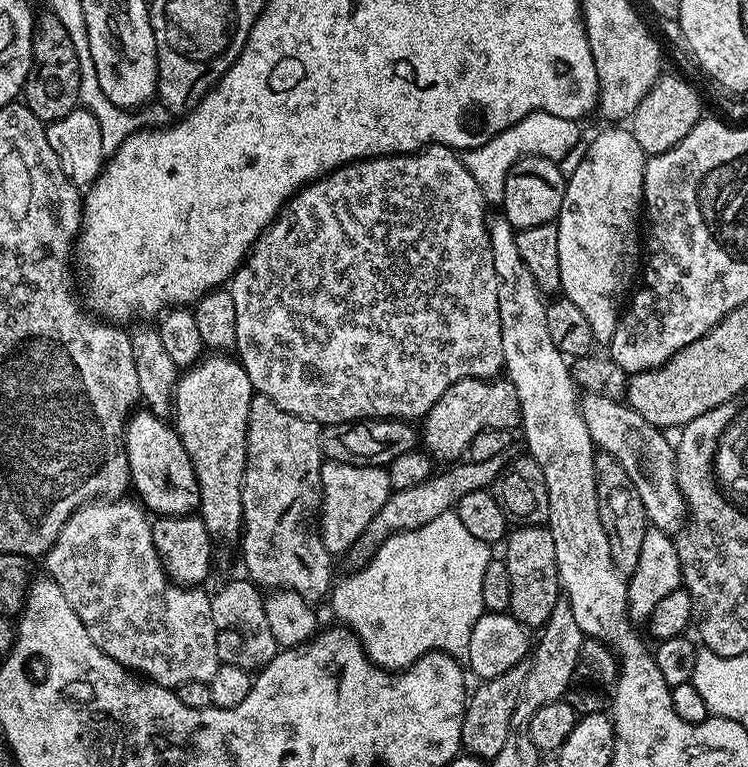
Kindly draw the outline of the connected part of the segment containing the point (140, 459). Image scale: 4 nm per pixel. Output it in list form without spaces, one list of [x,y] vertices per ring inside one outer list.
[[[136,410],[124,425],[124,453],[128,456],[131,487],[144,496],[142,504],[149,513],[187,516],[200,507],[200,491],[186,446],[178,438],[175,427],[147,410]]]

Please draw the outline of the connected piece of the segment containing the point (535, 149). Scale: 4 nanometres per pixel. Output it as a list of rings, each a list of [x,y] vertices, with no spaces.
[[[531,112],[526,118],[514,122],[502,134],[489,136],[488,141],[477,148],[467,149],[463,153],[462,159],[466,170],[470,170],[474,182],[482,190],[485,201],[489,205],[503,205],[504,191],[506,190],[506,174],[523,156],[541,156],[547,160],[560,161],[570,154],[581,143],[580,140],[581,125],[570,118],[558,118],[558,114],[546,114],[545,112]]]

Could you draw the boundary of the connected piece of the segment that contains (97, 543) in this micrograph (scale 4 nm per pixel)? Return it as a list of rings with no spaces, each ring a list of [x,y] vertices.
[[[101,498],[90,500],[80,508],[76,508],[70,514],[70,518],[62,526],[54,546],[43,557],[42,563],[48,567],[47,575],[51,583],[57,584],[62,590],[64,600],[70,602],[74,614],[78,614],[80,624],[86,626],[88,638],[104,651],[106,656],[117,660],[124,668],[129,669],[141,677],[152,681],[153,685],[175,690],[182,682],[208,682],[214,678],[214,674],[220,669],[218,658],[218,646],[216,645],[216,631],[210,614],[212,605],[211,595],[200,586],[185,586],[174,583],[164,571],[164,564],[160,561],[158,550],[152,541],[152,525],[150,516],[139,503],[131,504],[128,498]]]

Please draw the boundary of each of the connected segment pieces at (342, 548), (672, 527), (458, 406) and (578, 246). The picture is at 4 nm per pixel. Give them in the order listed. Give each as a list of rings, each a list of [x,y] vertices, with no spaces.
[[[325,460],[320,475],[320,515],[318,527],[326,550],[333,554],[347,553],[355,540],[370,526],[374,514],[386,506],[394,489],[387,467],[350,466],[346,462]]]
[[[590,392],[581,395],[580,413],[586,422],[586,430],[590,430],[593,445],[599,451],[618,458],[618,462],[622,462],[622,470],[630,474],[630,482],[634,482],[642,498],[649,525],[669,534],[679,533],[686,523],[686,505],[676,481],[673,441],[668,441],[661,429],[646,422],[646,418],[629,408],[627,403],[602,398],[602,394]]]
[[[466,378],[454,382],[434,406],[422,417],[424,432],[422,428],[422,448],[432,457],[433,461],[448,460],[444,462],[456,462],[467,453],[470,442],[474,442],[477,434],[482,434],[482,430],[513,430],[520,428],[520,419],[522,418],[522,406],[518,402],[518,390],[514,390],[511,380],[507,378],[493,378],[491,380],[479,380],[478,378]]]
[[[608,126],[605,132],[600,132],[593,138],[592,144],[586,147],[586,158],[582,158],[578,170],[574,170],[574,174],[570,174],[566,178],[564,186],[564,197],[562,198],[562,210],[558,219],[555,221],[558,230],[558,270],[560,271],[560,292],[563,299],[574,302],[574,306],[578,306],[578,310],[582,310],[582,314],[586,314],[586,319],[590,322],[590,330],[594,330],[594,338],[596,344],[602,346],[611,345],[614,338],[614,330],[620,321],[622,305],[625,303],[626,297],[633,291],[634,284],[632,279],[637,279],[638,273],[642,268],[642,259],[640,260],[640,224],[642,228],[642,209],[644,207],[644,161],[646,153],[642,150],[642,146],[638,146],[638,138],[634,138],[634,134],[624,126]]]

